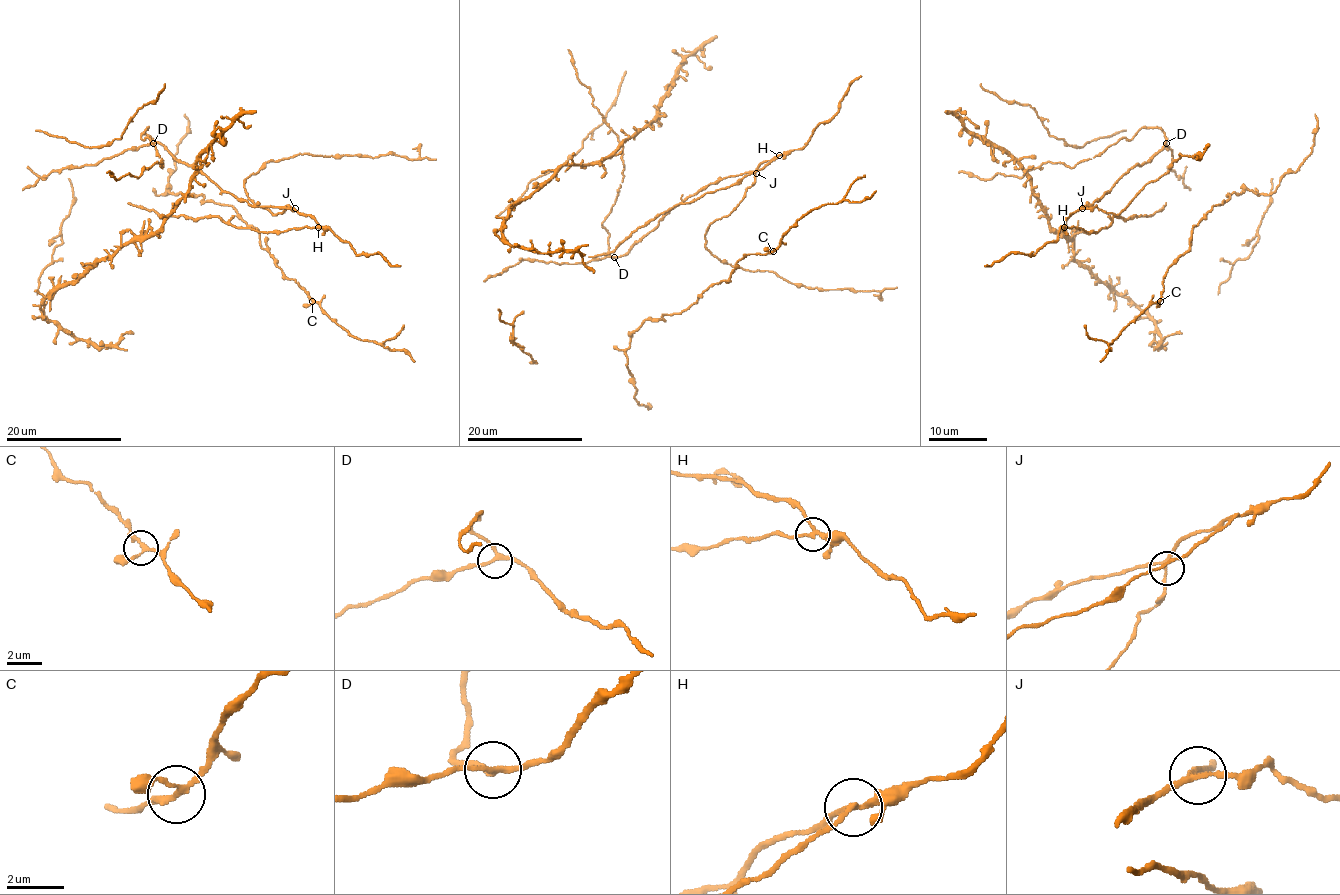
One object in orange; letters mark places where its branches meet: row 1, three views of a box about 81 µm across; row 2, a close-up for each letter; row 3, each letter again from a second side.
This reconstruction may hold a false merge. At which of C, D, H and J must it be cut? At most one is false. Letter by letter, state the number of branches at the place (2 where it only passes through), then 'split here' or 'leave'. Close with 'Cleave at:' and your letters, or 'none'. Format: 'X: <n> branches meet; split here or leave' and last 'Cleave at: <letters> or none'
C: 3 branches meet; leave
D: 3 branches meet; leave
H: 3 branches meet; split here
J: 3 branches meet; leave
Cleave at: H

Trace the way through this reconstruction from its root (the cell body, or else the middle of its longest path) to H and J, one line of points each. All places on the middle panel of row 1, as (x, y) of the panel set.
H: (608, 248), (608, 255), (624, 255), (689, 196), (714, 182), (750, 173), (761, 163), (779, 155)
J: (608, 248), (608, 255), (624, 255), (689, 196), (725, 177), (756, 173)

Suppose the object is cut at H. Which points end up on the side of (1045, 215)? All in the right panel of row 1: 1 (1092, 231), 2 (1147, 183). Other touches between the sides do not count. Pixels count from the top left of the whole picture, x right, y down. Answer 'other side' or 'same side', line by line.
1: other side
2: same side

